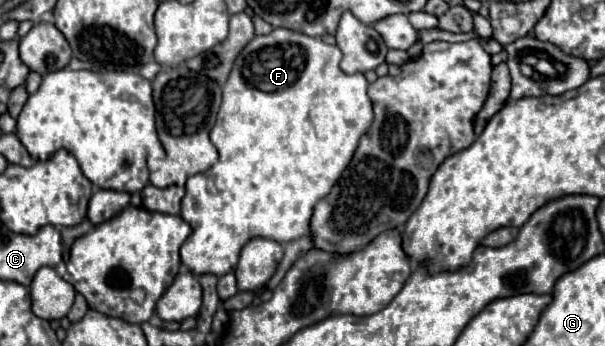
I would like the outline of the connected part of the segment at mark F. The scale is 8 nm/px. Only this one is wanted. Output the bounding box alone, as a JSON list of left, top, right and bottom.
[180,28,374,276]

